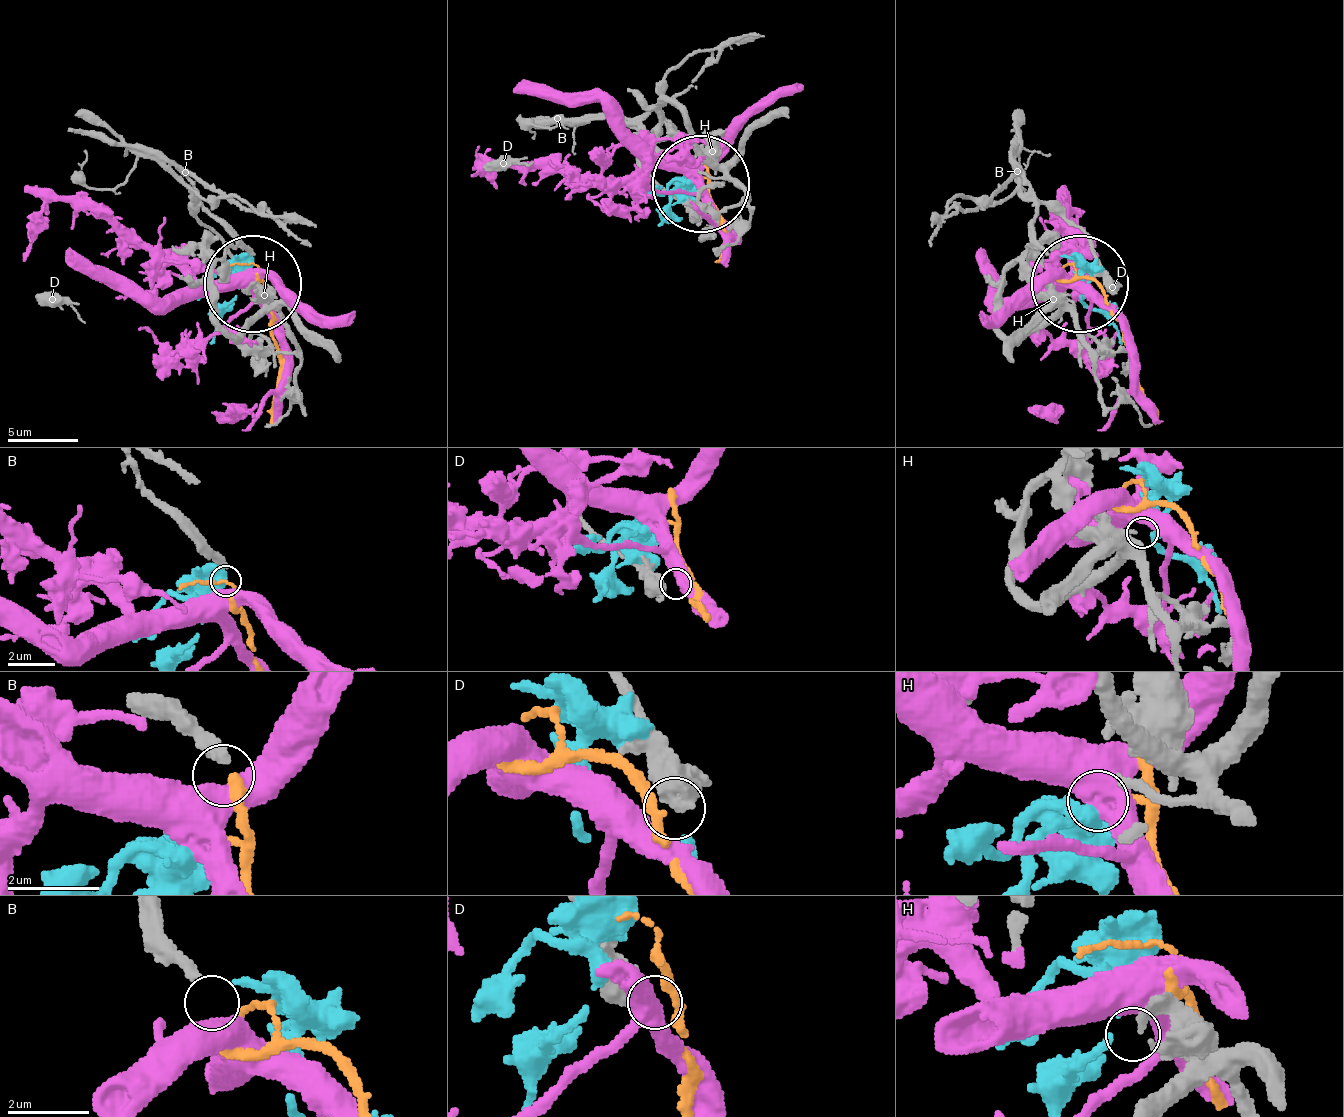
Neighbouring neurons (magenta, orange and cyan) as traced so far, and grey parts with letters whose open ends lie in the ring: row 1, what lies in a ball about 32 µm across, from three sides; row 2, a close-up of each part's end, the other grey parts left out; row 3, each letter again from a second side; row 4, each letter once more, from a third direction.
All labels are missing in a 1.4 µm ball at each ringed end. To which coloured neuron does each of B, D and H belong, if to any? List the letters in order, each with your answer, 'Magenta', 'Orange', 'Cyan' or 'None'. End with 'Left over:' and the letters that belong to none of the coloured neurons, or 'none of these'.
B: Orange
D: None
H: Cyan
Left over: D

